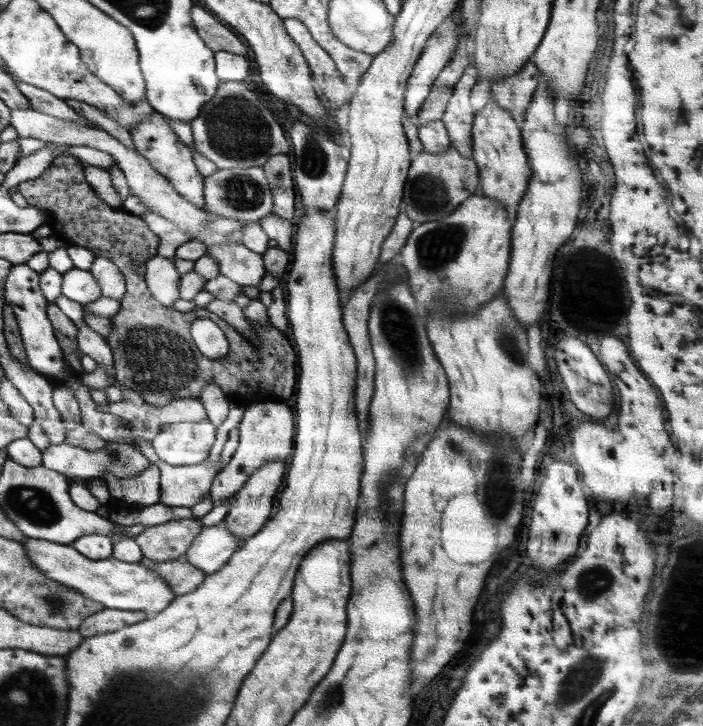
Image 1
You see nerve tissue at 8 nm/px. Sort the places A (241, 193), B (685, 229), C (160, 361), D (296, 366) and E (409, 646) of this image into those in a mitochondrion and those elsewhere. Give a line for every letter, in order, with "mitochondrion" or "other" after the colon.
A: mitochondrion
B: other
C: mitochondrion
D: other
E: other

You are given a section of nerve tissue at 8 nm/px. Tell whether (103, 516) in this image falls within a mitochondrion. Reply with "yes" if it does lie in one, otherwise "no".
no

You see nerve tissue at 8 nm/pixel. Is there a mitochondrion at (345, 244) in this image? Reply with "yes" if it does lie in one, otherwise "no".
no

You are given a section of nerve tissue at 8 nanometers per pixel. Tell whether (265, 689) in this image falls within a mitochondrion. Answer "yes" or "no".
no

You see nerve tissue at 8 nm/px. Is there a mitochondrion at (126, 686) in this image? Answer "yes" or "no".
yes

